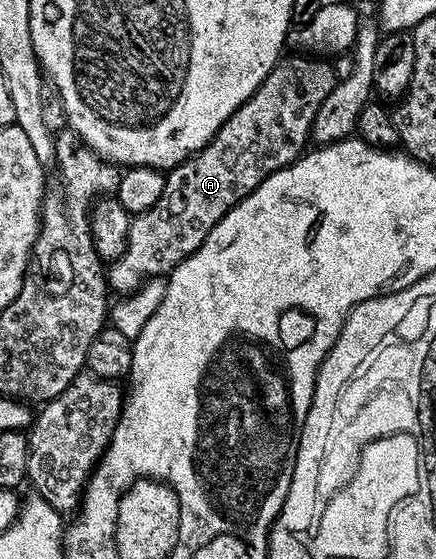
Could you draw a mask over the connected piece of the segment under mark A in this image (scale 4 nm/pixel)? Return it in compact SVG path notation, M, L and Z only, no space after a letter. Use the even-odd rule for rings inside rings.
M290 54L279 59L272 71L266 75L262 85L227 118L224 126L210 139L195 156L189 156L183 164L178 164L165 173L164 194L152 206L152 210L141 212L130 221L126 249L118 260L108 268L108 288L114 294L135 292L140 285L151 278L162 278L173 272L184 258L188 258L205 242L208 234L228 214L228 210L236 207L241 200L248 198L264 178L276 174L276 170L293 164L299 156L307 151L311 139L312 122L316 118L316 110L332 94L336 83L333 63L326 58L315 58L310 54Z

